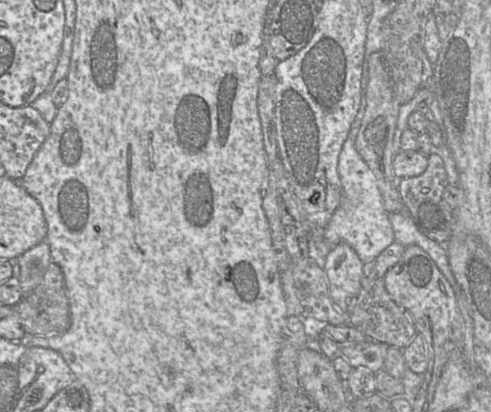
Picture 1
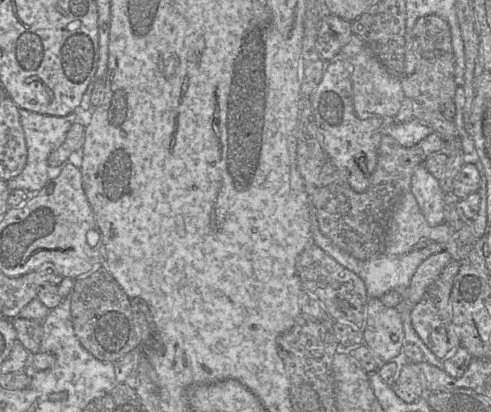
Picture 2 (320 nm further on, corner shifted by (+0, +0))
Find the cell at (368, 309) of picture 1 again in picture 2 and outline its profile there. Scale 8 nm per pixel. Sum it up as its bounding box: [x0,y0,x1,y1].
[411,260,461,360]

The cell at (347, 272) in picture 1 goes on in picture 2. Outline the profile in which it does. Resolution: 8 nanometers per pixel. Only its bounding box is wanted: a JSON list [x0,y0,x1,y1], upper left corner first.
[363,298,406,367]

